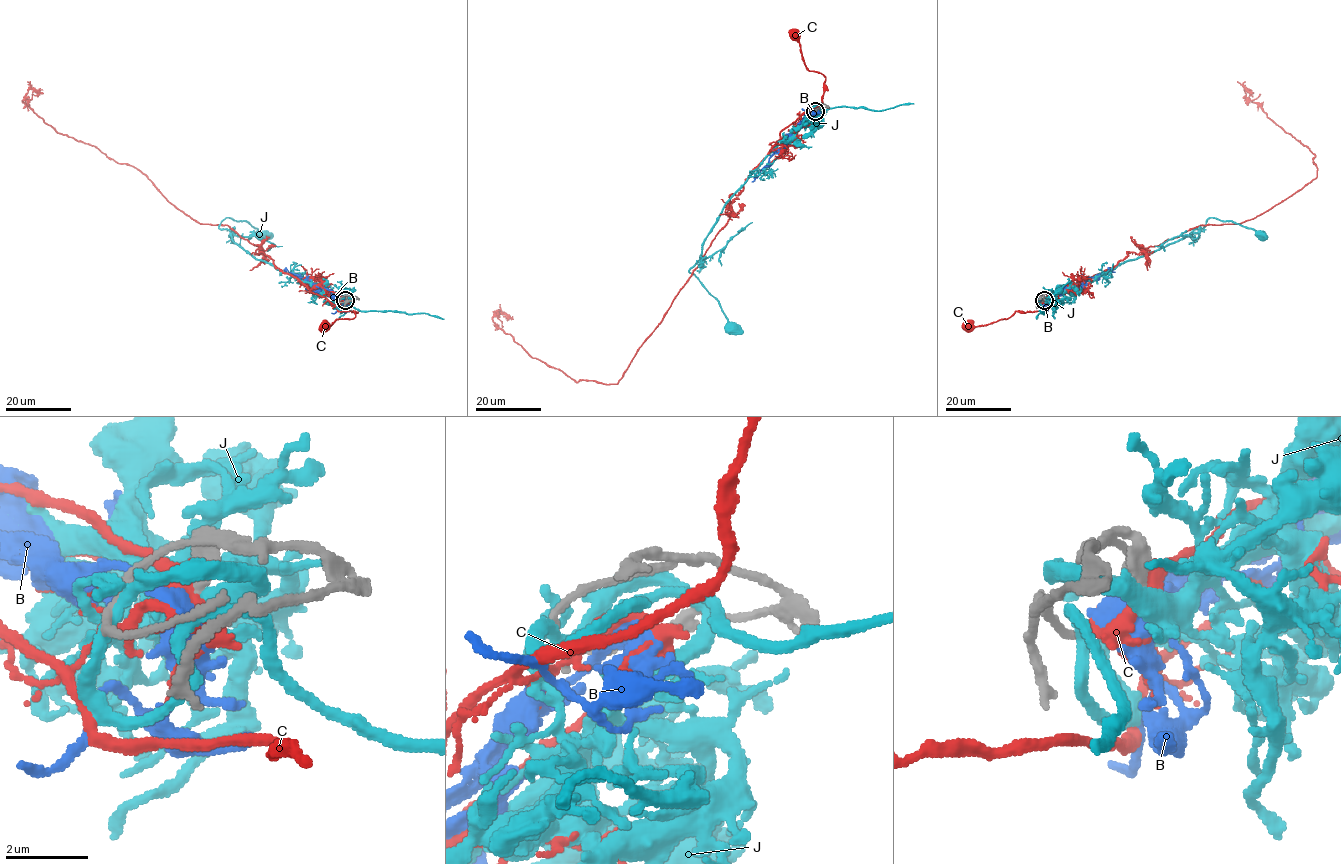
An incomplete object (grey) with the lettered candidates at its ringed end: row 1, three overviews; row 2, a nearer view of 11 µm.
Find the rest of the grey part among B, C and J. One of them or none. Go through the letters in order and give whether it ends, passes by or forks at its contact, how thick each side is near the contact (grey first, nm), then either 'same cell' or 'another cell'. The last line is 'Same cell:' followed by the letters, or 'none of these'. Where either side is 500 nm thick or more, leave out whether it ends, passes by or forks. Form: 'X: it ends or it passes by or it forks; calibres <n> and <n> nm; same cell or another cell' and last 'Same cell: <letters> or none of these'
B: it passes by; calibres 240 and 320 nm; same cell
C: it passes by; calibres 320 and 420 nm; another cell
J: it forks; calibres 280 and 440 nm; another cell
Same cell: B

